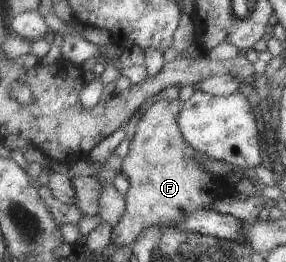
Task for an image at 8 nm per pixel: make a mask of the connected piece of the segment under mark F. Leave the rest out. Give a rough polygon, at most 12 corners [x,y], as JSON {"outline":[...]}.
{"outline":[[155,102],[123,158],[131,182],[112,233],[211,211],[226,179],[179,127],[184,102]]}

